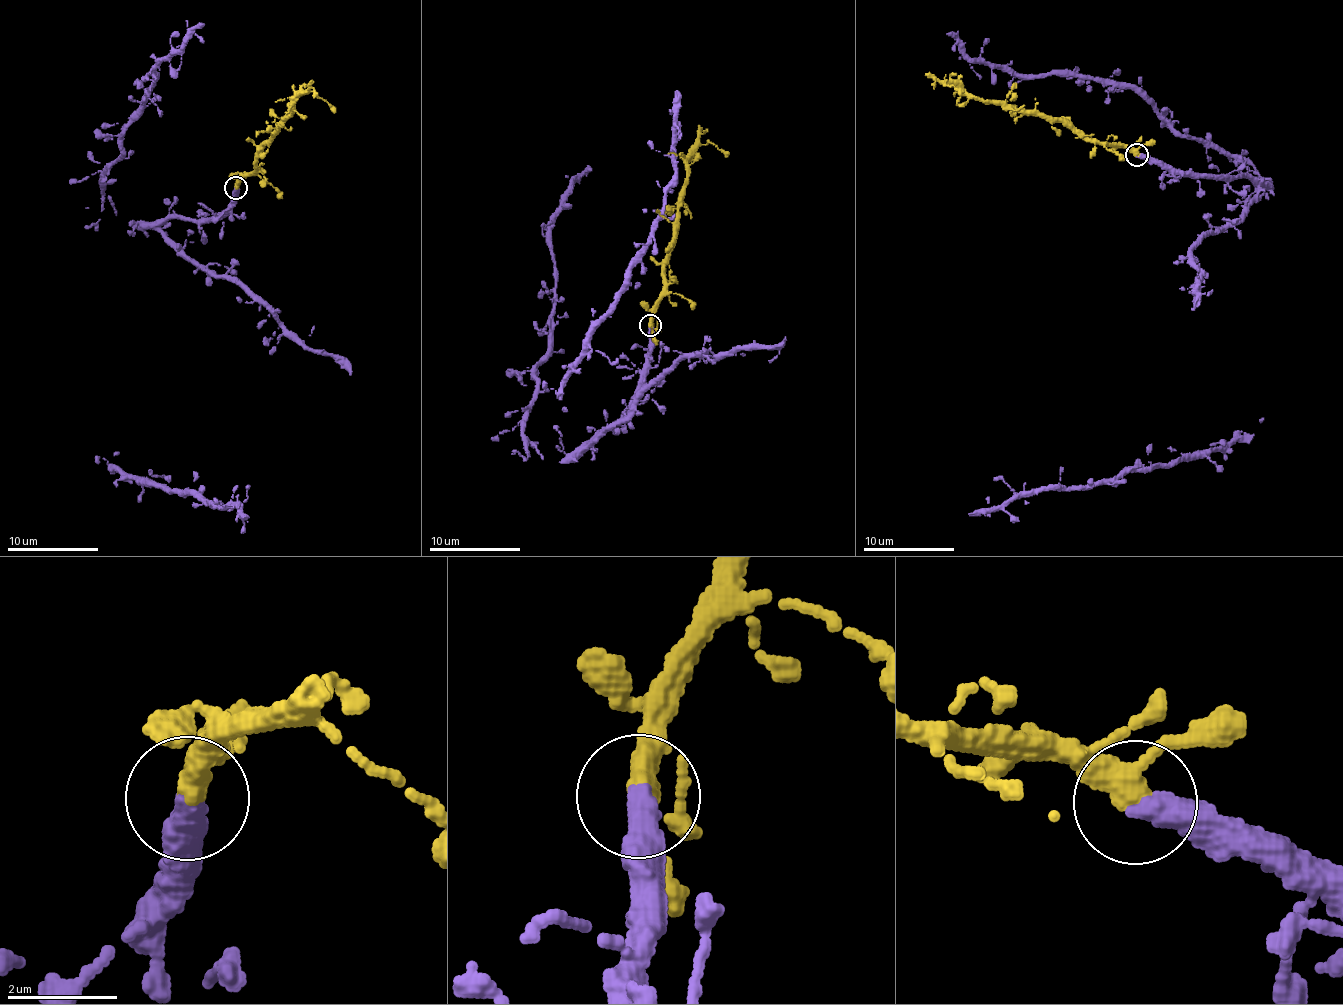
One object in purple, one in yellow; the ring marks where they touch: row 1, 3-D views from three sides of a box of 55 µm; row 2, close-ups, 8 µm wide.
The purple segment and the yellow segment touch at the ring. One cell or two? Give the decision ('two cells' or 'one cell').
one cell

